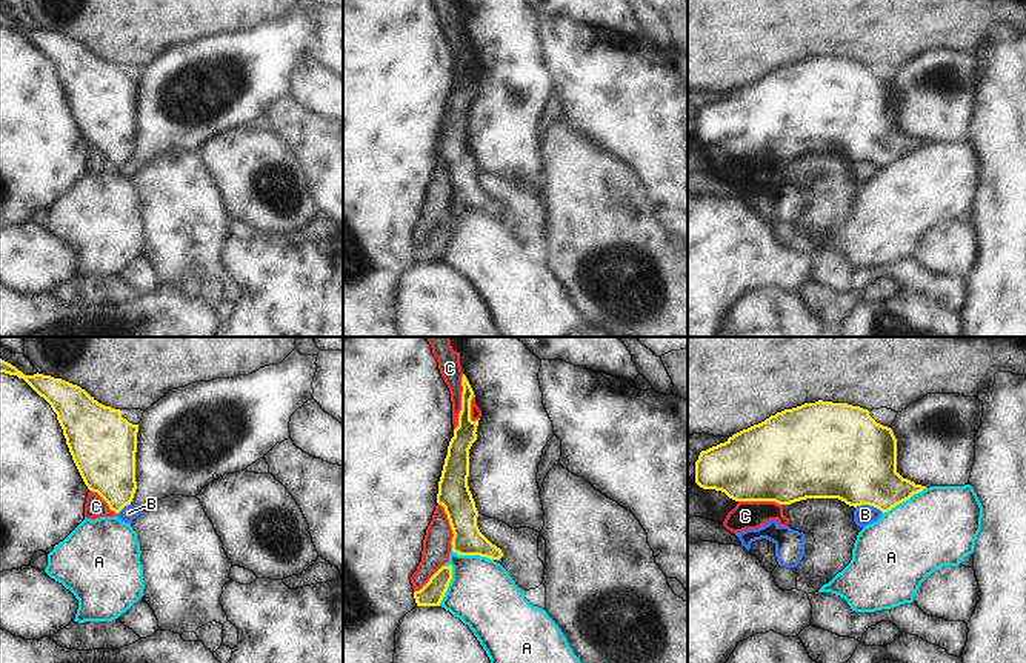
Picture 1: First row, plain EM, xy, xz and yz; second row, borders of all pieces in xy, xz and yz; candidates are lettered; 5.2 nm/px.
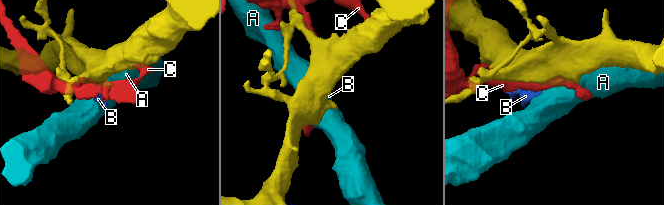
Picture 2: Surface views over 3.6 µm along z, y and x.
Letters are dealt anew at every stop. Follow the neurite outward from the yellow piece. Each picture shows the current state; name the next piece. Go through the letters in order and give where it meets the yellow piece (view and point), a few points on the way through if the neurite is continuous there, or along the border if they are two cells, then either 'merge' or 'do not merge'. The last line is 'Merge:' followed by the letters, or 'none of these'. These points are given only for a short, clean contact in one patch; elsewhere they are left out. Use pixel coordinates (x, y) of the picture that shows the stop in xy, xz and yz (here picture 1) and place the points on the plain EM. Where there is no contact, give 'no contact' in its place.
A: contact xz (448, 240); do not merge
B: contact yz (869, 160); border yz (856, 162), (872, 160), (883, 168); do not merge
C: contact xz (462, 57); do not merge
Merge: none of these

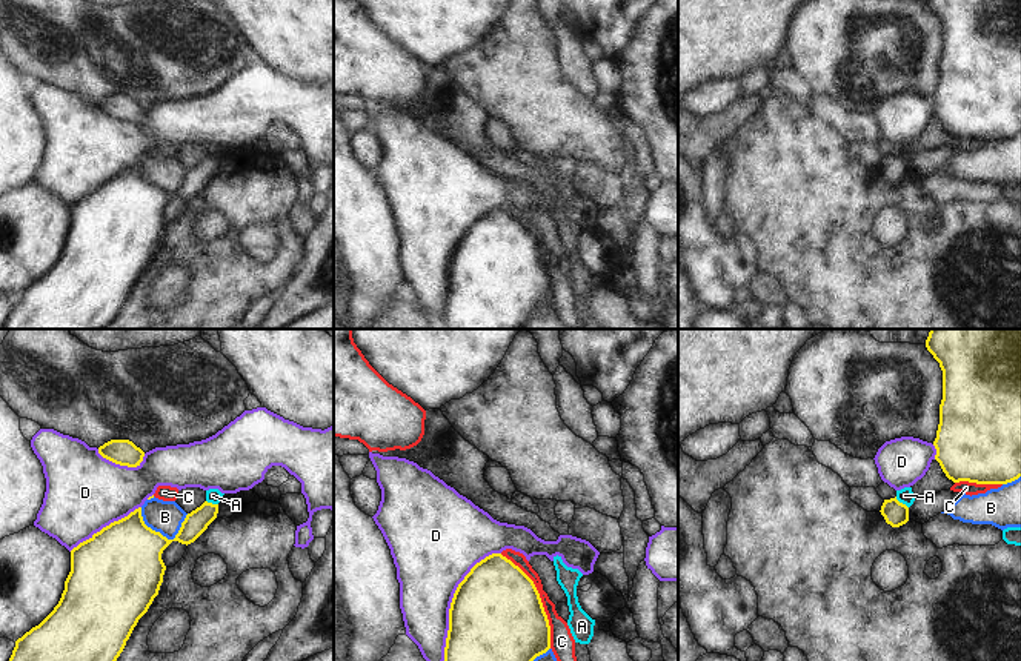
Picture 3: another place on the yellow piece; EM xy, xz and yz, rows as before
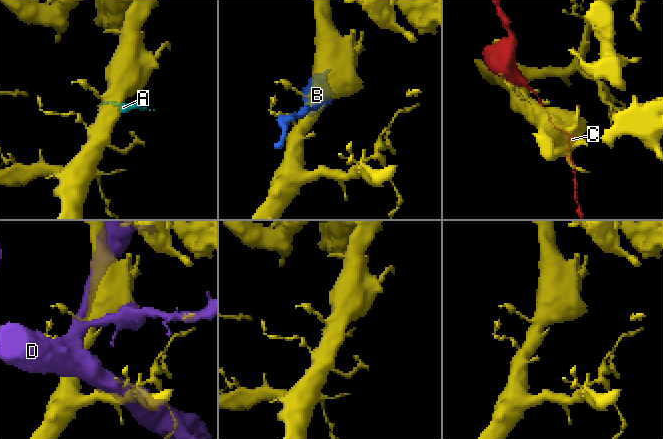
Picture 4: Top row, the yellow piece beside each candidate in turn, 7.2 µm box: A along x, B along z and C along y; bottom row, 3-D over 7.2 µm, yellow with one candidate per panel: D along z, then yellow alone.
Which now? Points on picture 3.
A: contact yz (901, 159); border yz (895, 152), (907, 163); do not merge
B: contact xy (162, 191); do not merge
C: contact xz (540, 254); do not merge
D: contact xz (451, 262); do not merge
Merge: none of these

